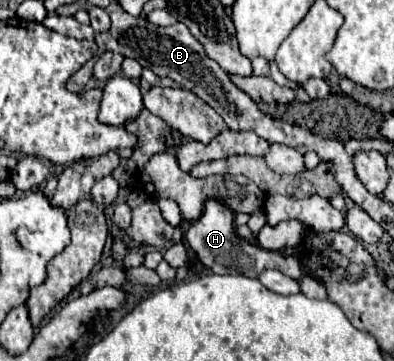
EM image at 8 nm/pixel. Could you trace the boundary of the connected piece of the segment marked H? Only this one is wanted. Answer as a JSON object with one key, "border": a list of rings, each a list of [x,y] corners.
{"border":[[[208,199],[204,205],[204,213],[198,221],[194,221],[190,225],[190,229],[186,231],[186,241],[188,245],[194,249],[194,253],[198,255],[200,263],[206,265],[208,269],[212,269],[218,275],[246,275],[246,277],[258,277],[264,269],[276,269],[282,271],[284,275],[292,277],[292,279],[302,279],[302,271],[300,271],[300,263],[296,257],[286,257],[278,251],[268,251],[262,249],[256,243],[250,243],[246,239],[242,239],[236,233],[236,225],[234,225],[234,213],[228,205],[216,201],[216,199]]]}

